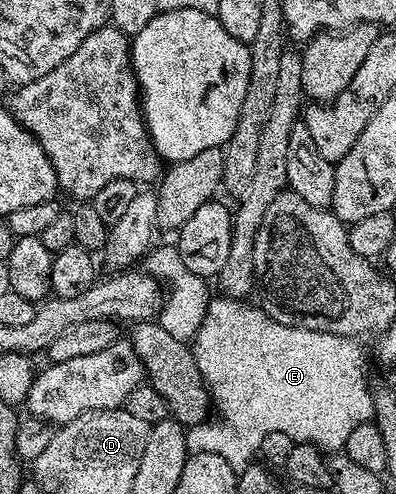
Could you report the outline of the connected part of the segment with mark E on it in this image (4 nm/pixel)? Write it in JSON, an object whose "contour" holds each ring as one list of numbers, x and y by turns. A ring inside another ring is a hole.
{"contour":[[177,245,151,249,145,255,145,262,145,273,157,278,164,287,162,311,156,321,175,340,189,343,190,338,194,338,192,349,196,368,200,368,200,376,204,376,204,384,210,389,213,409,222,413,222,422,207,420,187,429,186,448,190,454,219,454,232,464,234,471,241,472,251,465,253,458,250,457,258,454,260,440,264,440,268,432,285,432,296,440,338,438,338,442,344,444,348,440,348,430,373,419,374,408,369,401,354,402,358,382,366,378,366,366,358,362,362,358,362,350,358,347,361,345,355,339,280,324,257,305,249,306,246,300,217,296,210,302,207,279,184,268]]}

